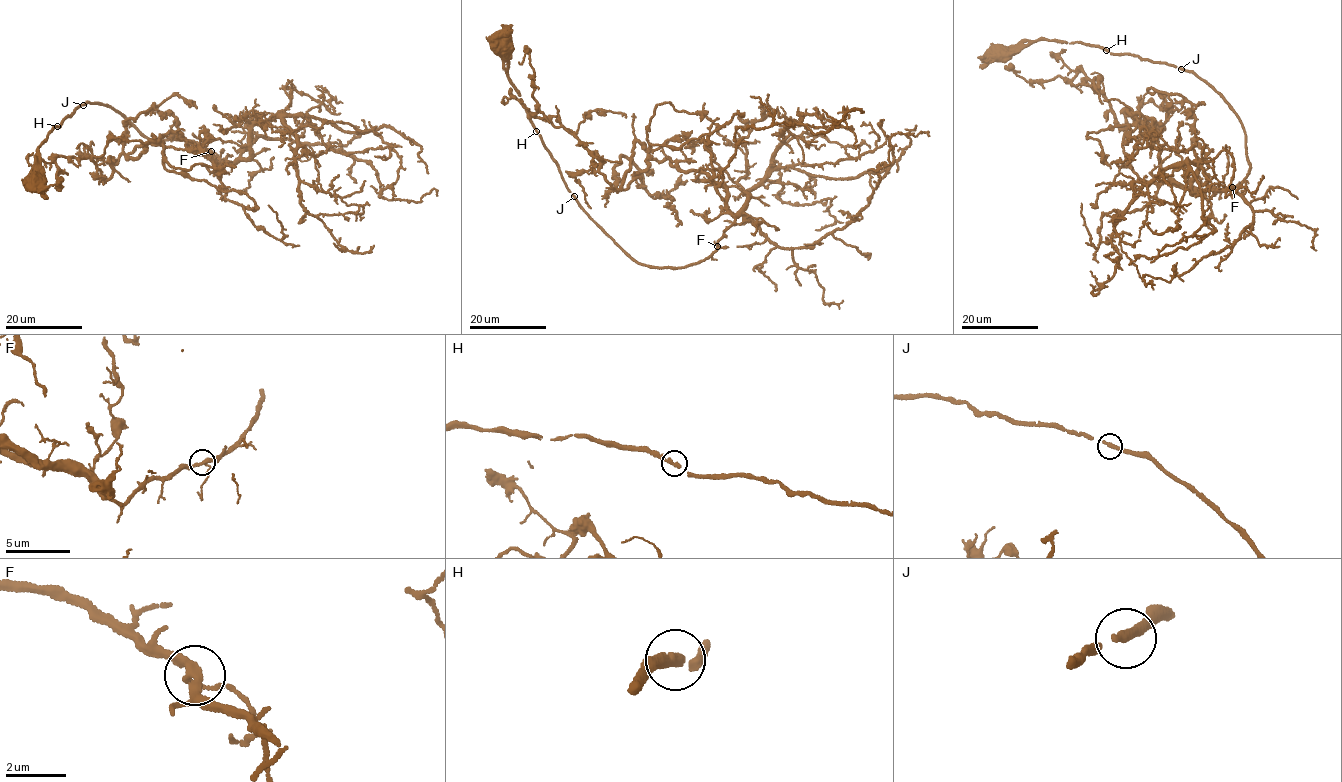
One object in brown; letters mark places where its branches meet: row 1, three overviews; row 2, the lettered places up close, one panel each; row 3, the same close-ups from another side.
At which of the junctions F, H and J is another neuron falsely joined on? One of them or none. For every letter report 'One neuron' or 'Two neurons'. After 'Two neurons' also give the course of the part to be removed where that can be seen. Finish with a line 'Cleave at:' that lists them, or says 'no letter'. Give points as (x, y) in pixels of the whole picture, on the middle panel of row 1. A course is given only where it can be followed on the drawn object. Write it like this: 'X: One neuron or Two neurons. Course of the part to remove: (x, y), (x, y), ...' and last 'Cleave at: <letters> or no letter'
F: One neuron
H: One neuron
J: One neuron
Cleave at: no letter

